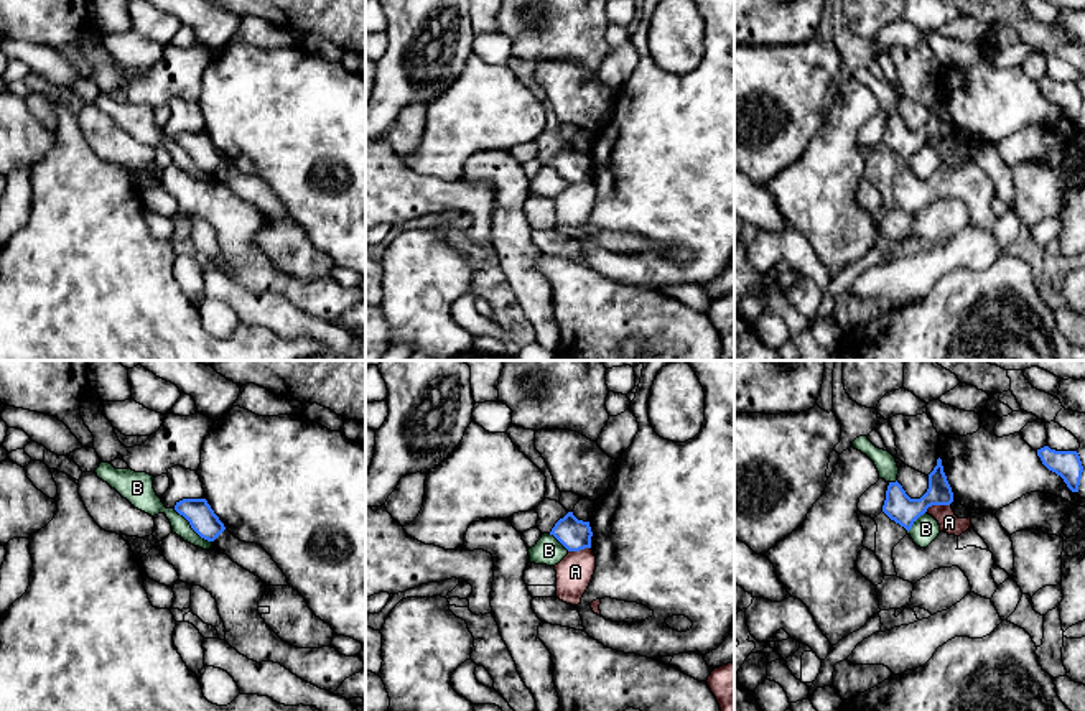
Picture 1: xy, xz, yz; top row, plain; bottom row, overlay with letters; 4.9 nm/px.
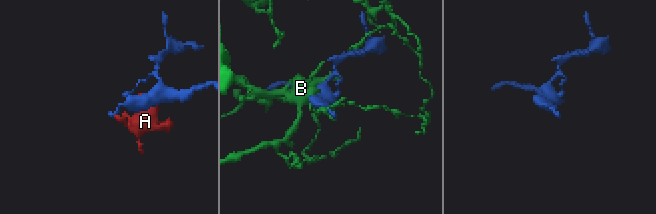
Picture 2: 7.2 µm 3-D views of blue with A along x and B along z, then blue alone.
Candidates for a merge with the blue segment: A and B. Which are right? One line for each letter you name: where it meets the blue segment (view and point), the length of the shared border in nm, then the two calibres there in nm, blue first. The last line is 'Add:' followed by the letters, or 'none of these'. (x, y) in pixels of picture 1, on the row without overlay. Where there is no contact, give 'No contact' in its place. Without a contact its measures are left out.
Add: none of these

